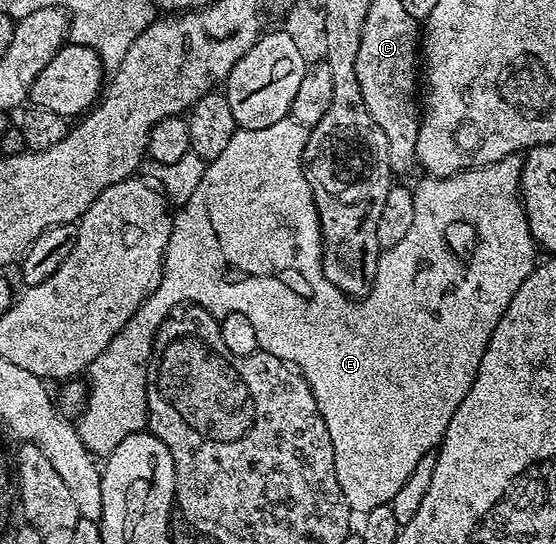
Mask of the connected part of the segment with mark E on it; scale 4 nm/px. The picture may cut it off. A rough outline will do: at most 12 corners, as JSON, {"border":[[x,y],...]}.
{"border":[[292,116],[237,129],[79,439],[147,425],[153,340],[247,315],[354,514],[445,437],[539,253],[514,155],[412,186],[350,299]]}

